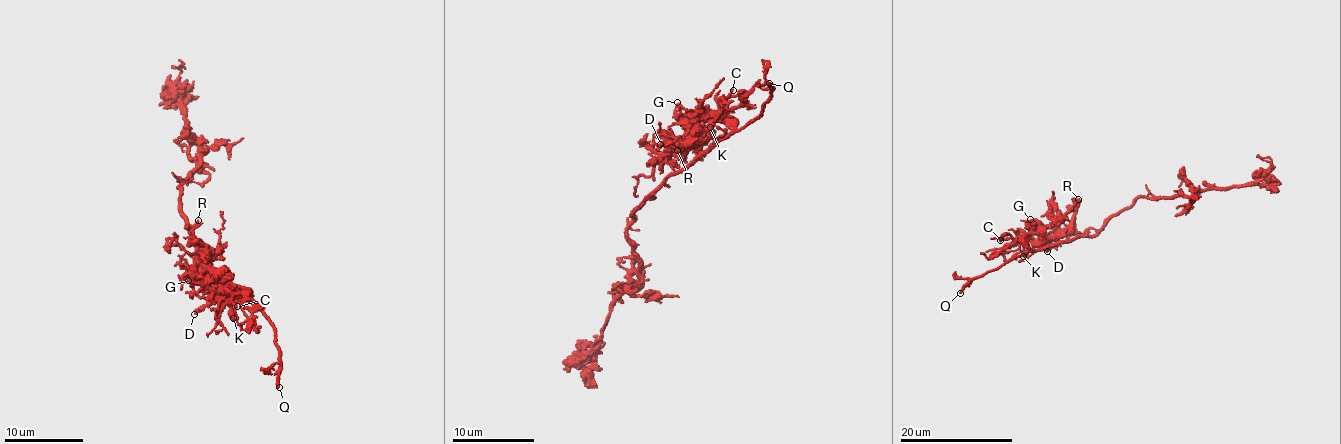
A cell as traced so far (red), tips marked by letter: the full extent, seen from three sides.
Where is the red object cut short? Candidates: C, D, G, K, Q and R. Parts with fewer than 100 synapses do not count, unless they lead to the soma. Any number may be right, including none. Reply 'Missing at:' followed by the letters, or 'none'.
Missing at: Q

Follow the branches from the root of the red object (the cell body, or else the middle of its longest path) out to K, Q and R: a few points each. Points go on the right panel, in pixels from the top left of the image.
K: (1120, 210), (1094, 235), (1071, 241), (1066, 232), (1044, 239), (1029, 237), (1023, 256)
Q: (1120, 210), (1094, 235), (1015, 256), (977, 276), (960, 293)
R: (1120, 210), (1094, 235), (1071, 241), (1066, 232), (1044, 237), (1043, 228), (1070, 212), (1078, 199)

